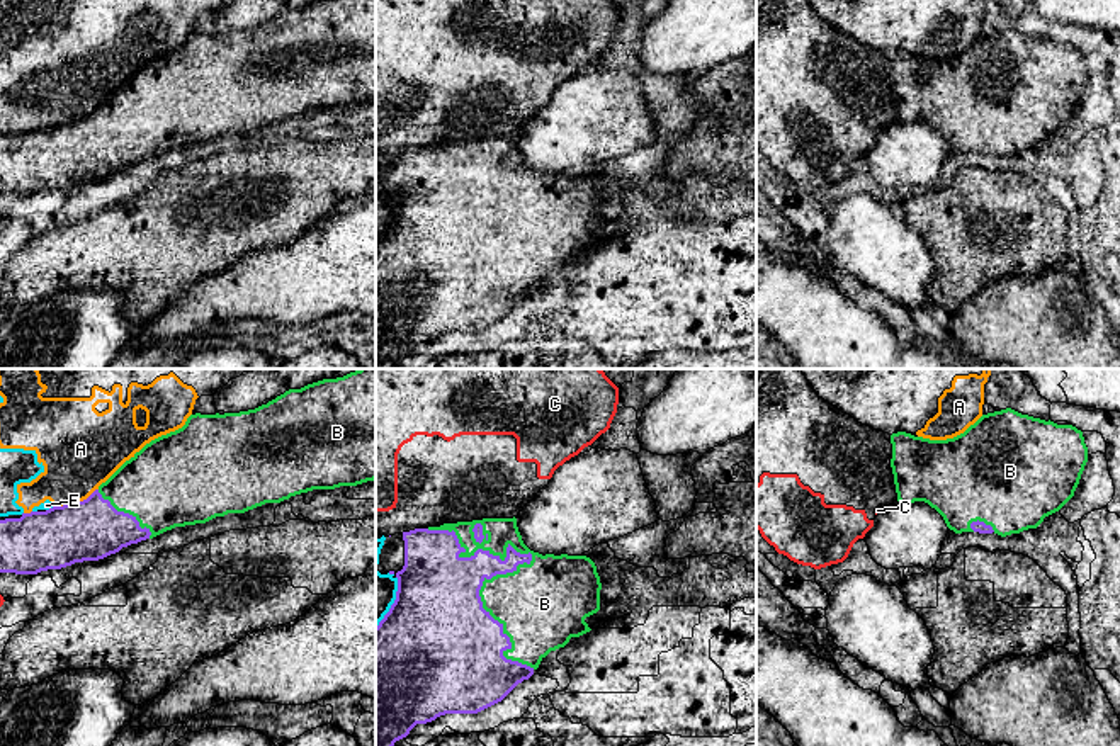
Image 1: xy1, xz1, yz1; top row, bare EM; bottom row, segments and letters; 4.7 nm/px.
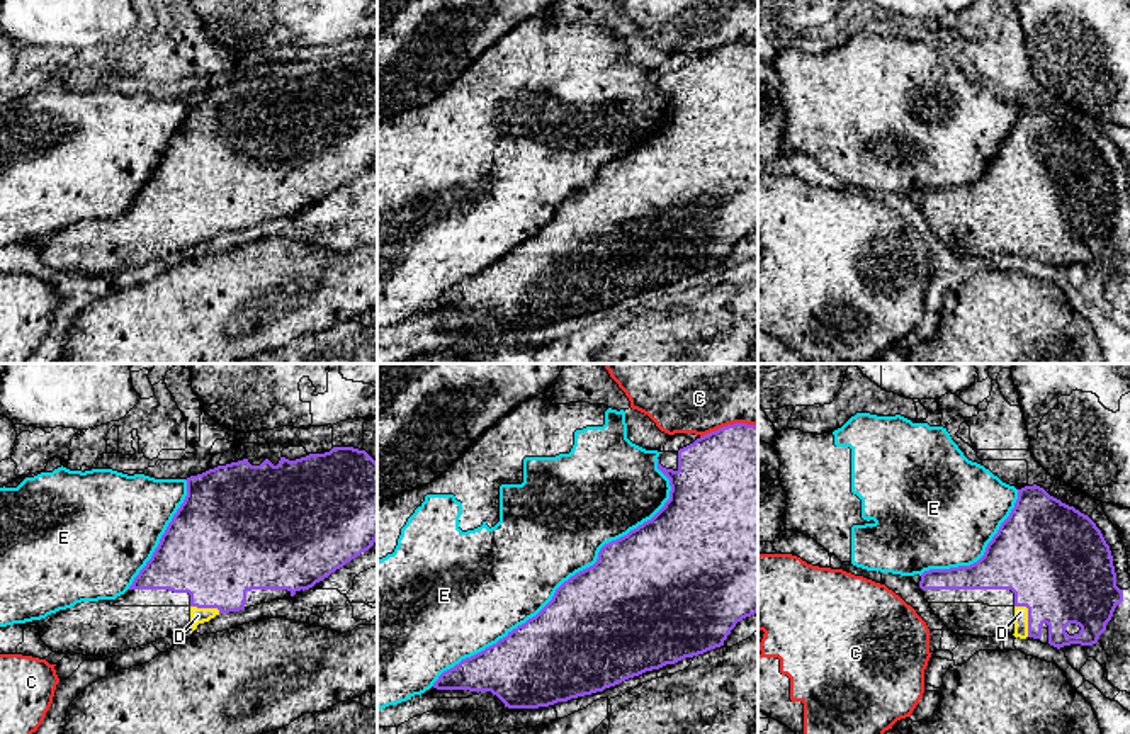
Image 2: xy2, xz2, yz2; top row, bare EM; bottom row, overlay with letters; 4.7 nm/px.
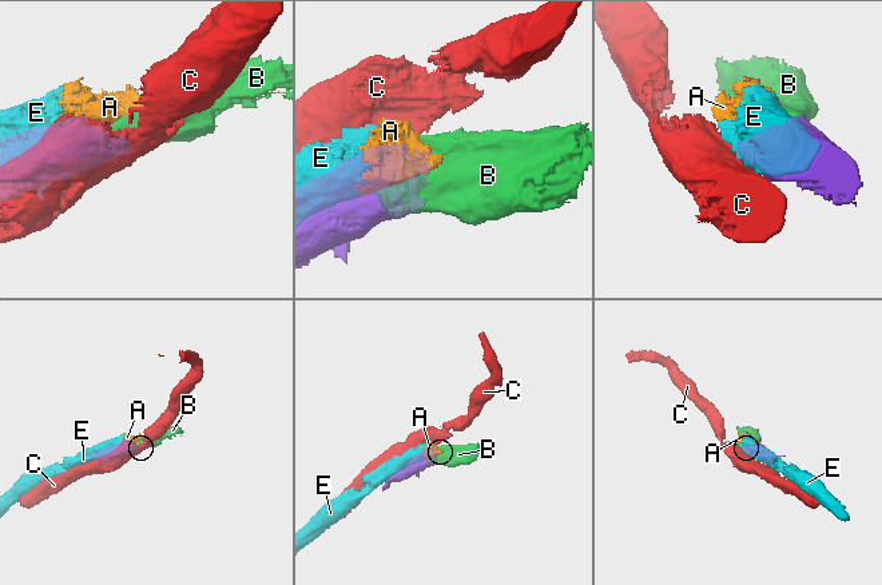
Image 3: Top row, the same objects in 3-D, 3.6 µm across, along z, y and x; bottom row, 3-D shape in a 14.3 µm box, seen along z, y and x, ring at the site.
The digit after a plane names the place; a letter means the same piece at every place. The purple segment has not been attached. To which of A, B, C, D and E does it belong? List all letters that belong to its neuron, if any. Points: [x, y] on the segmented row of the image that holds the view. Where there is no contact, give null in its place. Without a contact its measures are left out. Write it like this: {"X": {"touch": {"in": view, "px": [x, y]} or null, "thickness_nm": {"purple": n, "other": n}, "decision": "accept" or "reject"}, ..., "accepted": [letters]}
{"A": {"touch": {"in": "xy1", "px": [75, 503]}, "thickness_nm": {"purple": 280, "other": 360}, "decision": "reject"}, "B": {"touch": {"in": "xz1", "px": [520, 563]}, "thickness_nm": {"purple": 150, "other": 400}, "decision": "accept"}, "C": {"touch": {"in": "xz2", "px": [728, 425]}, "thickness_nm": {"purple": 500, "other": 500}, "decision": "reject"}, "D": {"touch": {"in": "yz2", "px": [1028, 617]}, "thickness_nm": {"purple": 460, "other": 60}, "decision": "accept"}, "E": {"touch": {"in": "xz2", "px": [571, 576]}, "thickness_nm": {"purple": 500, "other": 480}, "decision": "reject"}, "accepted": ["B", "D"]}

